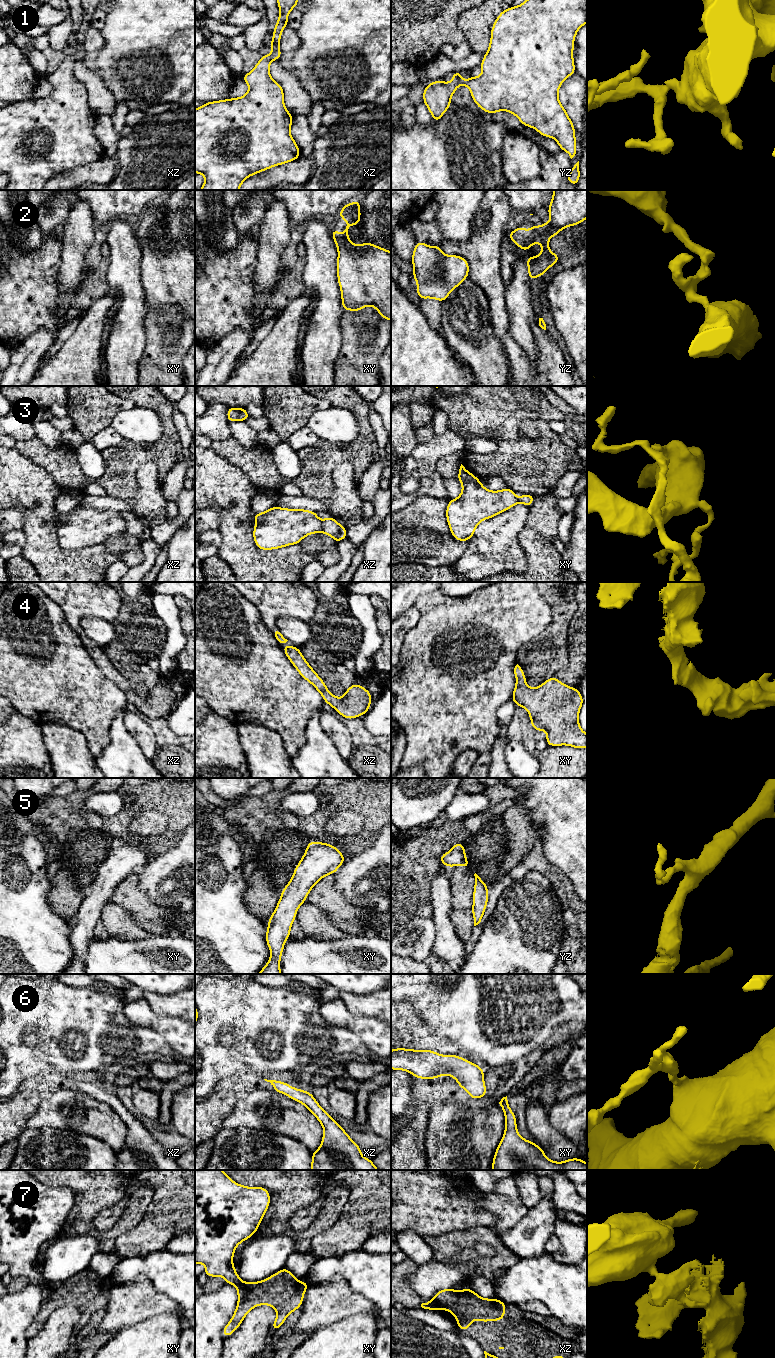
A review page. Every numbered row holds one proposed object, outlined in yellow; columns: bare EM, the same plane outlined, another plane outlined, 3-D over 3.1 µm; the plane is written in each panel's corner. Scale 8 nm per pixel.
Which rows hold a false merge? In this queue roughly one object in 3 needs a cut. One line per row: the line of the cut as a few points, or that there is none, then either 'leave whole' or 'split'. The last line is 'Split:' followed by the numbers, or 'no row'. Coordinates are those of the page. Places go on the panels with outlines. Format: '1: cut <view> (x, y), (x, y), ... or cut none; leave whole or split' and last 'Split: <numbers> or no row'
1: cut none; leave whole
2: cut none; leave whole
3: cut xz (320, 521), (322, 530); split
4: cut none; leave whole
5: cut none; leave whole
6: cut none; leave whole
7: cut xz (432, 1299), (437, 1309); split
Split: 3, 7

